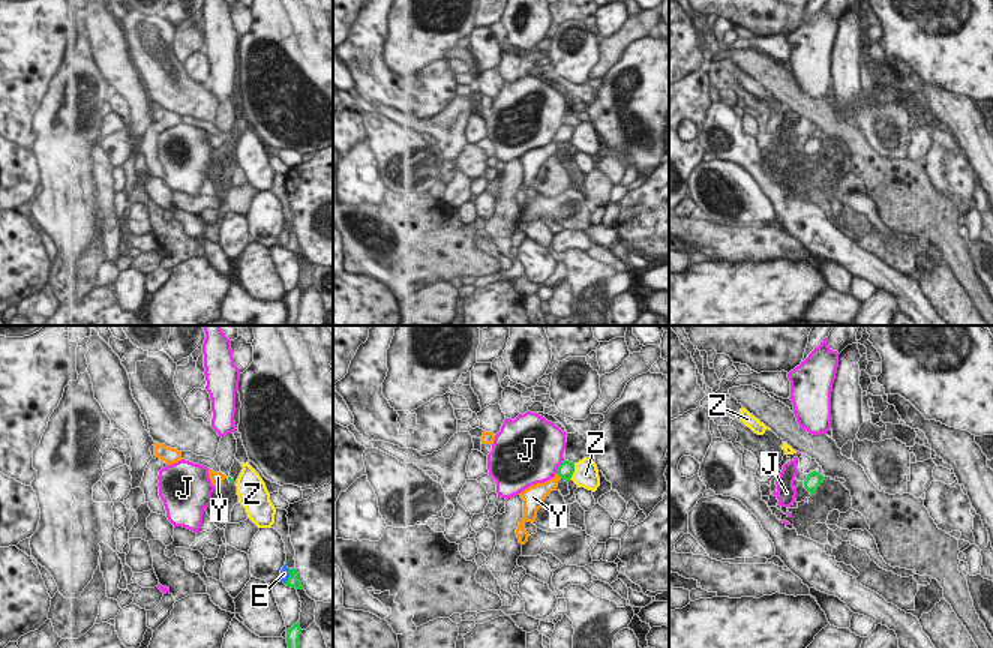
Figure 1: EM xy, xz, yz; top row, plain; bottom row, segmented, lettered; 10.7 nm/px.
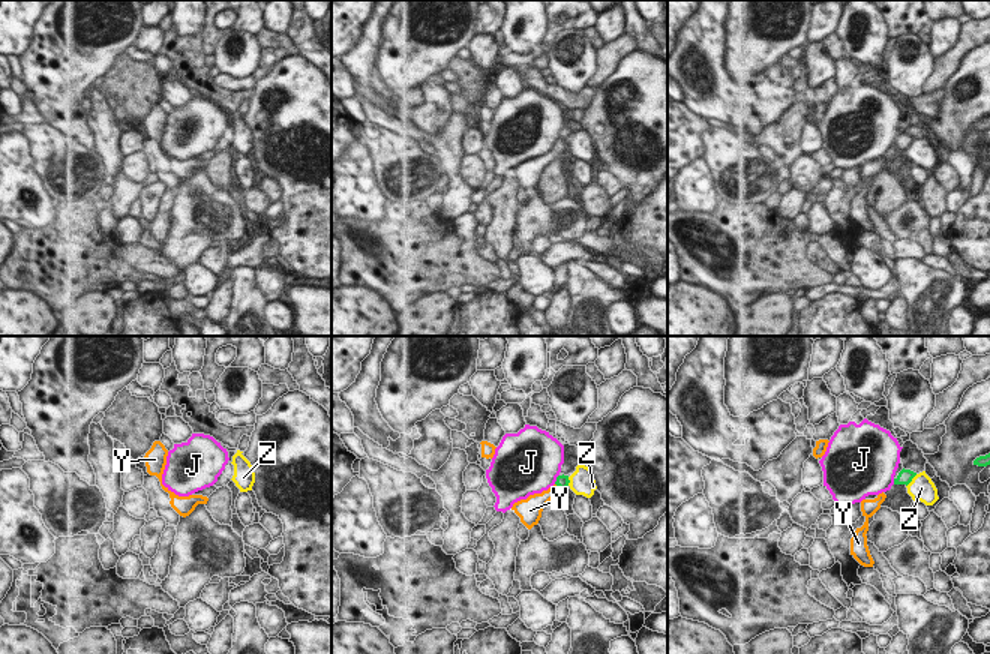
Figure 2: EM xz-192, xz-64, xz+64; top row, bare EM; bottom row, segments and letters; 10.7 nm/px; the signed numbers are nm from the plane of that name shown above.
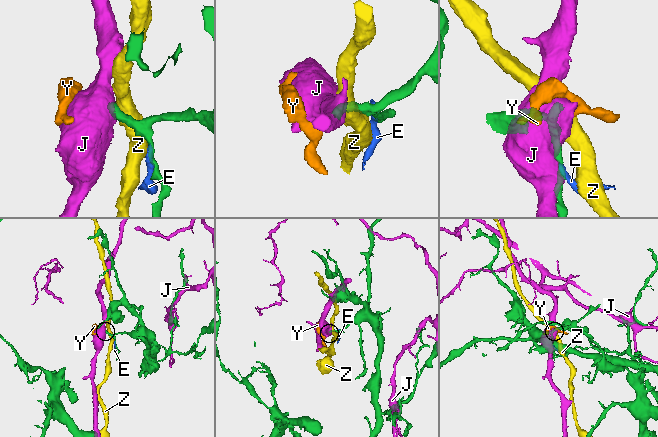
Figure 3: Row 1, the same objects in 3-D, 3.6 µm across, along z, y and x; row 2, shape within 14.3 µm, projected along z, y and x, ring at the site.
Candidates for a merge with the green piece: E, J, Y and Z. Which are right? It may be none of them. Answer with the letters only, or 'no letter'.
Y.

